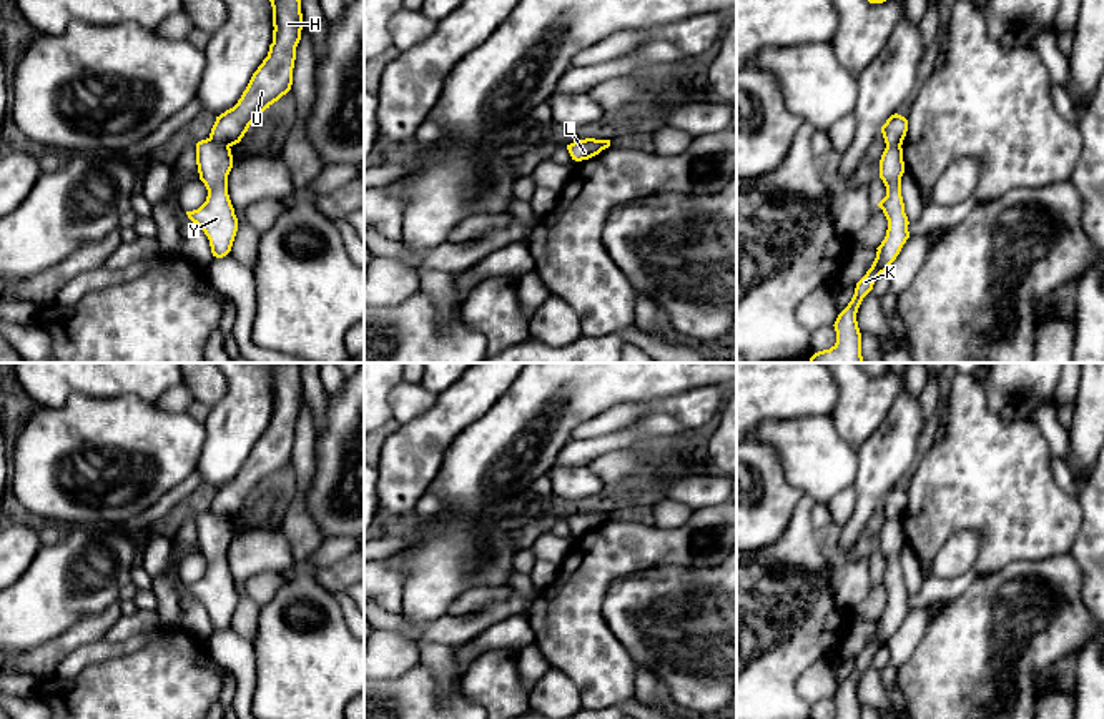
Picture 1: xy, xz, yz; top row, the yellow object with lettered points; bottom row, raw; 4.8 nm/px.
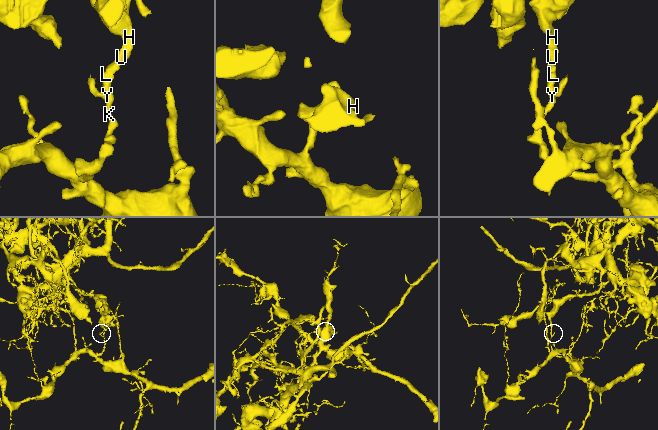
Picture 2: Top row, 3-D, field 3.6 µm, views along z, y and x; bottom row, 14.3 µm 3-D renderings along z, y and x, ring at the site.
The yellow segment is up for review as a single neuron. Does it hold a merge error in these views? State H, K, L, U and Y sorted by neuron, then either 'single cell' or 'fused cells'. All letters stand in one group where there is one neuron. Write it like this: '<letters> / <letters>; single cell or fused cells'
H U / K L Y; fused cells

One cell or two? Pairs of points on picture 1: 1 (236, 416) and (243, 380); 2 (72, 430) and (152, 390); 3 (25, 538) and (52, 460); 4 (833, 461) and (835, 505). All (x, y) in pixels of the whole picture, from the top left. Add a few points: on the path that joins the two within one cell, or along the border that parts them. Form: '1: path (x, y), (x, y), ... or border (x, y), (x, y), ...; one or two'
1: path (243, 408), (243, 388); one
2: border (100, 398), (140, 396), (153, 403); two
3: border (17, 513), (37, 523); two
4: border (852, 485), (825, 503); two

